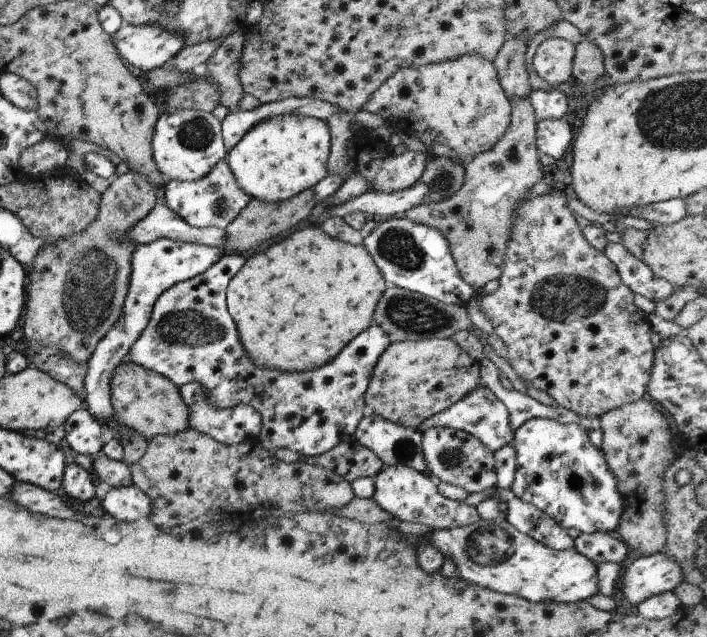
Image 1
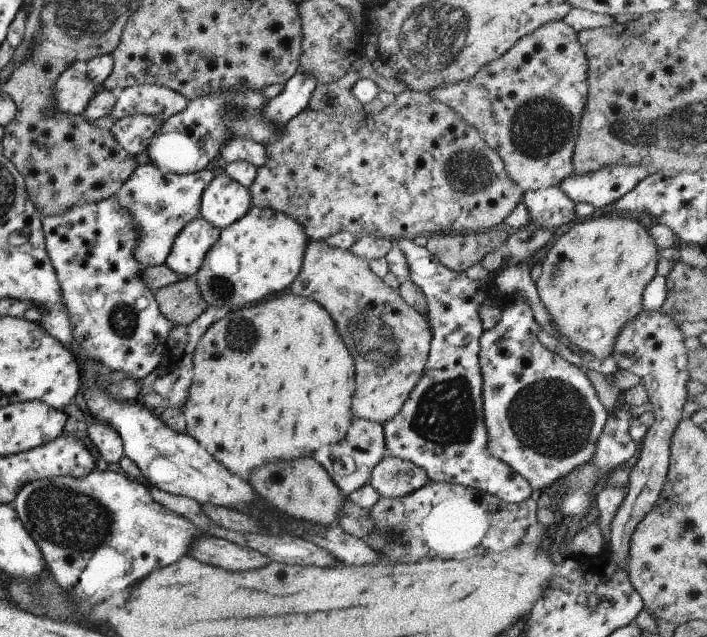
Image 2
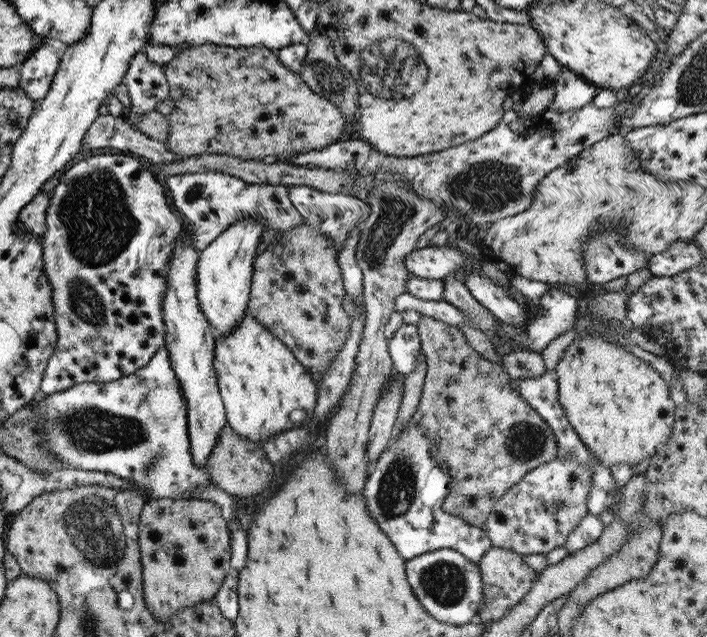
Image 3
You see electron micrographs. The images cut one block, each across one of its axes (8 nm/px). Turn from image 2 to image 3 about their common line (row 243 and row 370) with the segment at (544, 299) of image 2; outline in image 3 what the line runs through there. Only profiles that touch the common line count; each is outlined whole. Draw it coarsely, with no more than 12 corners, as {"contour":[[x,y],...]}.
{"contour":[[609,337],[563,350],[558,402],[603,467],[667,444],[675,410]]}

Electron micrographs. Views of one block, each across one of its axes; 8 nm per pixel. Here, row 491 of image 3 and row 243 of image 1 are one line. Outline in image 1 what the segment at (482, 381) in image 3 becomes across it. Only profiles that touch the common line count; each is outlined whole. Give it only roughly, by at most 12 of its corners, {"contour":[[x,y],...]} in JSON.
{"contour":[[529,95],[464,164],[461,188],[403,214],[445,237],[476,293],[499,278],[513,210],[548,180]]}

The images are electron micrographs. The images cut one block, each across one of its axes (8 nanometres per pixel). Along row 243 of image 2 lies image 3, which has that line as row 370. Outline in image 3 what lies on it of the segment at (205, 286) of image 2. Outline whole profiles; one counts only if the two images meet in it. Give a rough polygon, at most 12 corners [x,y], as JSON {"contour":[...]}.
{"contour":[[249,312],[214,340],[226,425],[258,446],[307,421],[308,370]]}

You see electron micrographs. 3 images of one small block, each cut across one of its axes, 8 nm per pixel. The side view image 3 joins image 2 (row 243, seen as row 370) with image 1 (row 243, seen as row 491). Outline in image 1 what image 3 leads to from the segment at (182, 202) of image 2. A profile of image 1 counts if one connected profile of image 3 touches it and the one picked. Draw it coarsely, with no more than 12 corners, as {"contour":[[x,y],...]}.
{"contour":[[137,245],[119,318],[85,362],[82,404],[113,417],[111,374],[161,292],[205,272],[218,248]]}

